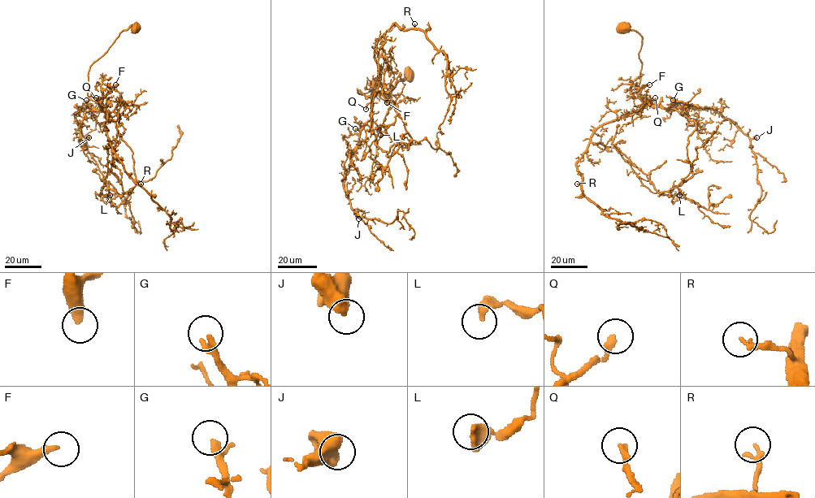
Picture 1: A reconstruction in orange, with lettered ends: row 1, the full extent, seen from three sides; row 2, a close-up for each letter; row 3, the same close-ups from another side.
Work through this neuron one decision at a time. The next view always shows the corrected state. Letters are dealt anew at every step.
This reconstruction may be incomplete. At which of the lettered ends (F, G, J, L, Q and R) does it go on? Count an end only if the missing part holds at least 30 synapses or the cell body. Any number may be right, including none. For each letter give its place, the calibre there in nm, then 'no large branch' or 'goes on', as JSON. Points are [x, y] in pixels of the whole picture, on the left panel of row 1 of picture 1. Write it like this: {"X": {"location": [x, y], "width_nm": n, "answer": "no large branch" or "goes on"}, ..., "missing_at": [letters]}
{"F": {"location": [115, 84], "width_nm": 360, "answer": "no large branch"}, "G": {"location": [86, 100], "width_nm": 200, "answer": "no large branch"}, "J": {"location": [88, 137], "width_nm": 600, "answer": "no large branch"}, "L": {"location": [110, 195], "width_nm": 340, "answer": "no large branch"}, "Q": {"location": [96, 97], "width_nm": 280, "answer": "no large branch"}, "R": {"location": [140, 184], "width_nm": 240, "answer": "no large branch"}, "missing_at": []}

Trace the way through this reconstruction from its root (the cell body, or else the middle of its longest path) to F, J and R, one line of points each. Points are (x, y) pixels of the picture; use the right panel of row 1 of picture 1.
F: (622, 27), (635, 30), (642, 37), (637, 95), (643, 101), (640, 90), (649, 84)
J: (622, 27), (642, 37), (637, 95), (645, 103), (666, 110), (713, 109), (751, 139), (756, 137)
R: (622, 27), (642, 37), (637, 95), (644, 105), (596, 130), (576, 163), (582, 178), (581, 184), (577, 184)

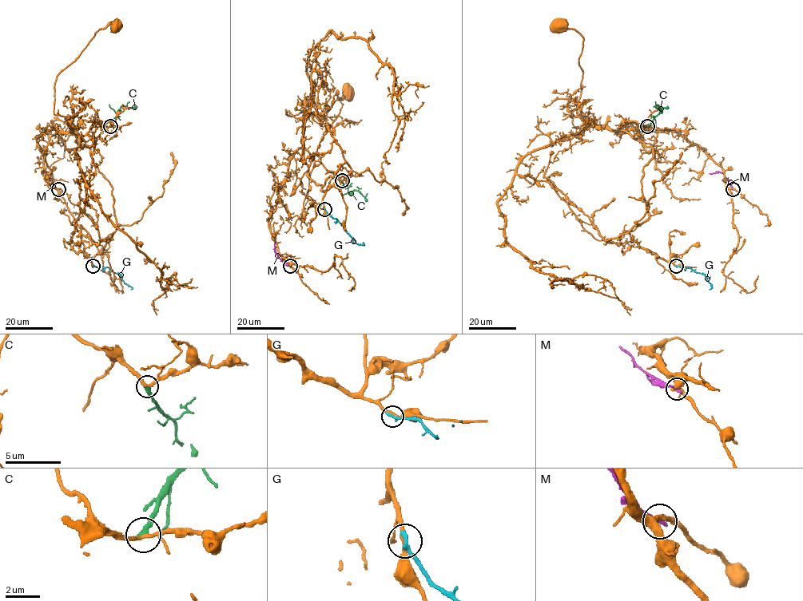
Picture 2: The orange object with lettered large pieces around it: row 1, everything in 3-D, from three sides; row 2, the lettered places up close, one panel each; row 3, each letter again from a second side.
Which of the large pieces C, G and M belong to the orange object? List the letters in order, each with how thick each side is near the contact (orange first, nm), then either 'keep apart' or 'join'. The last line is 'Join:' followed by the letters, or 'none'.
C: calibres 240 and 300 nm; join
G: calibres 240 and 320 nm; keep apart
M: calibres 300 and 240 nm; keep apart
Join: C

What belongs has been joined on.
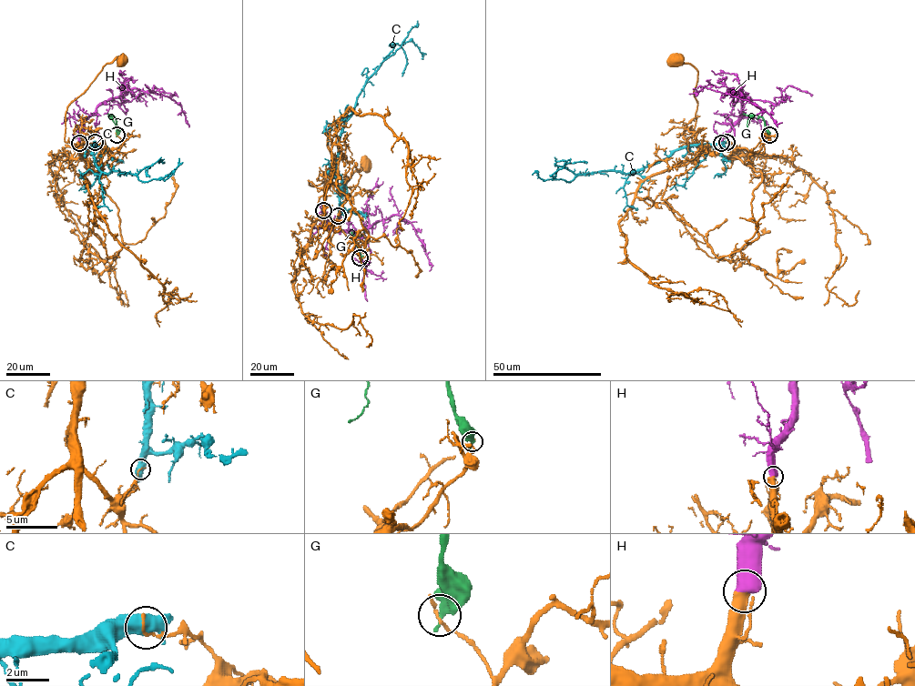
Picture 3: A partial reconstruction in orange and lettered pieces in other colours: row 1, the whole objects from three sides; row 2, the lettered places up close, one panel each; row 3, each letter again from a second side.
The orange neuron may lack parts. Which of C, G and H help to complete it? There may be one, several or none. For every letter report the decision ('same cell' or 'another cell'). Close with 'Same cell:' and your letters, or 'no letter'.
C: another cell
G: another cell
H: same cell
Same cell: H

